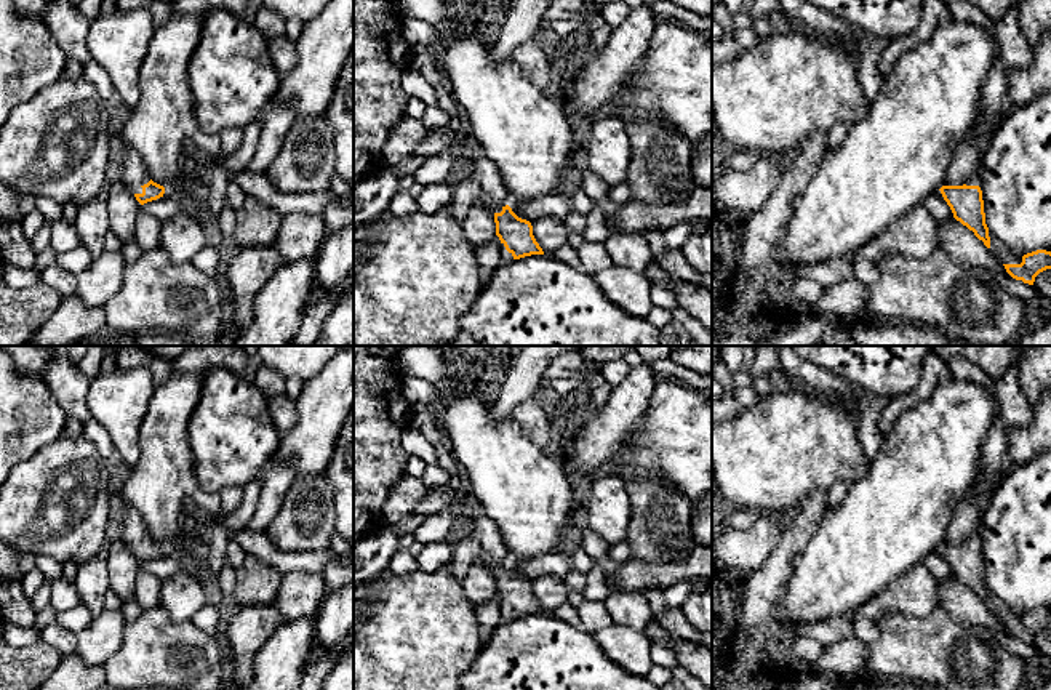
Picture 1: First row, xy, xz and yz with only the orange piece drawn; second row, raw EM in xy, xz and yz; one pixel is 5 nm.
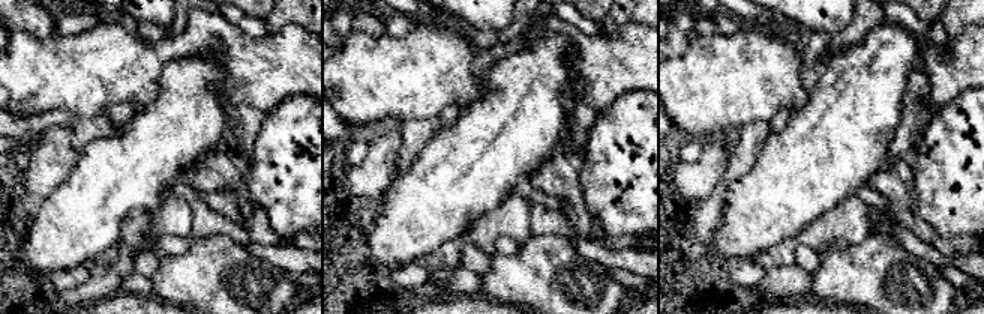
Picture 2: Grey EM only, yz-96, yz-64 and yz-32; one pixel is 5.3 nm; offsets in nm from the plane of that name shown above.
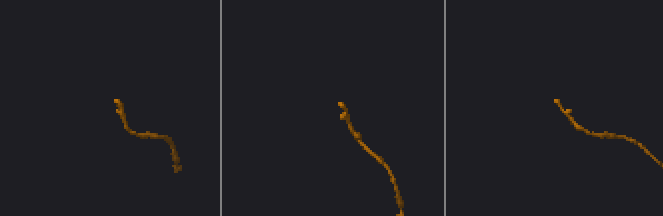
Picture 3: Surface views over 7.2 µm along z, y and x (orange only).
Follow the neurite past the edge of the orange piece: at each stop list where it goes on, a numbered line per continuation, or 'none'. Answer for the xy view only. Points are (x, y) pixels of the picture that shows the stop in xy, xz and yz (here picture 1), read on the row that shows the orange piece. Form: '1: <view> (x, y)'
1: xy (133, 170)

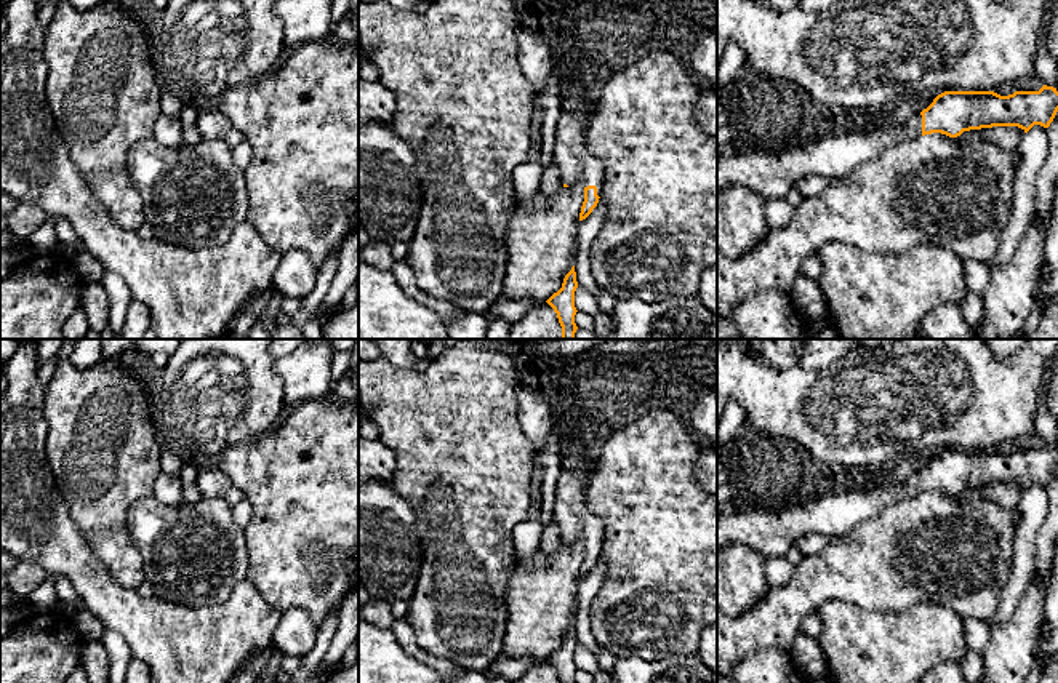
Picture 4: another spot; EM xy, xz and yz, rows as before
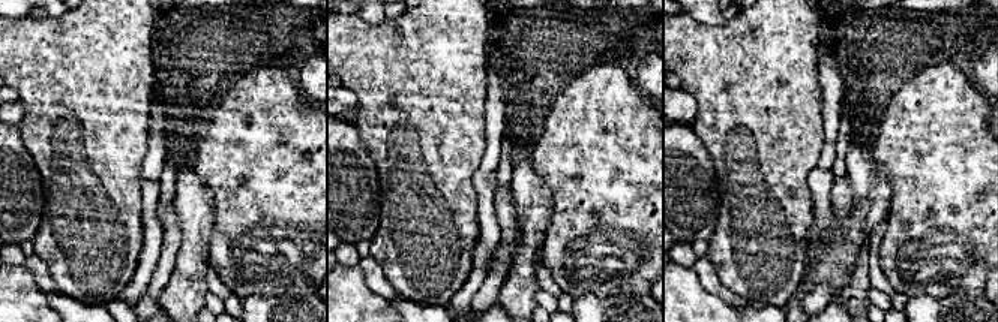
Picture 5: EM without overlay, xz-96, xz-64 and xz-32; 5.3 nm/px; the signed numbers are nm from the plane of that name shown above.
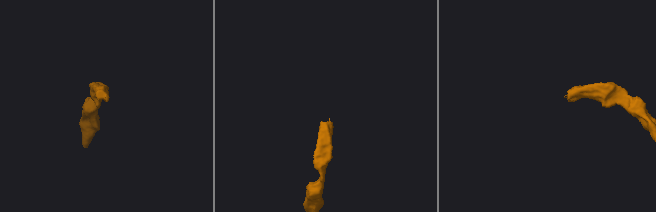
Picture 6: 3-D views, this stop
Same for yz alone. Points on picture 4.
1: yz (837, 152)

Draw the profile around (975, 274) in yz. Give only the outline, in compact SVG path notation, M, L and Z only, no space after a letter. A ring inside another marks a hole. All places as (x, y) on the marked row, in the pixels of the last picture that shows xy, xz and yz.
M964 259L965 291L983 296L989 282L989 266L975 259Z

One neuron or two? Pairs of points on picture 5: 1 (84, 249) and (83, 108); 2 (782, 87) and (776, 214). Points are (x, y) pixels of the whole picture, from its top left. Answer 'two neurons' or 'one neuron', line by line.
1: one neuron
2: one neuron

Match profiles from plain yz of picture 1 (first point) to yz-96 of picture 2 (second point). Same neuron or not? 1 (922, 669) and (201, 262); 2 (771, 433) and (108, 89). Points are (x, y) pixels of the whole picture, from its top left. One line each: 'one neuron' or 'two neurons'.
1: one neuron
2: one neuron

